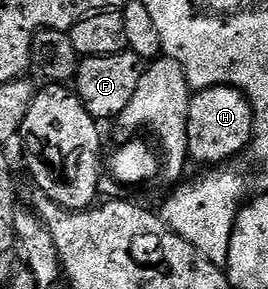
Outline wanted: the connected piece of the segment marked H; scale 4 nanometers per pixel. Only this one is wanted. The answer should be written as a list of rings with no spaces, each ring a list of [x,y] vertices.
[[[219,84],[213,88],[199,89],[189,99],[188,121],[186,122],[188,155],[200,164],[220,166],[231,156],[247,149],[252,143],[252,107],[237,88]]]

